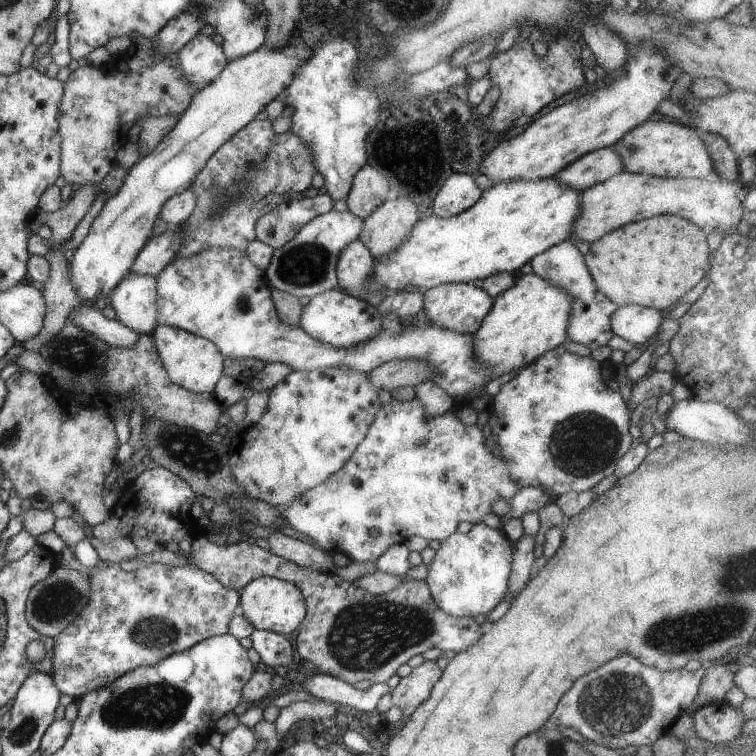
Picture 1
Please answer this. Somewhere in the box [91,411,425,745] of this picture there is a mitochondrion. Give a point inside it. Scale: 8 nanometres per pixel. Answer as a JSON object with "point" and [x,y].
{"point":[155,706]}

